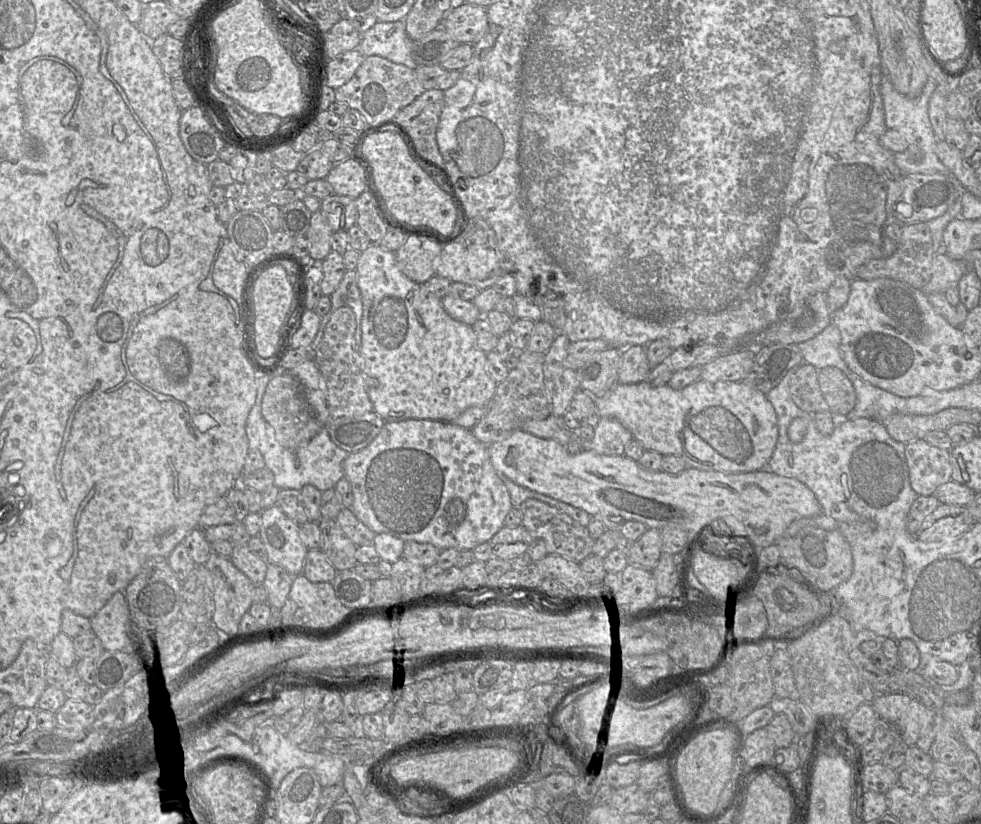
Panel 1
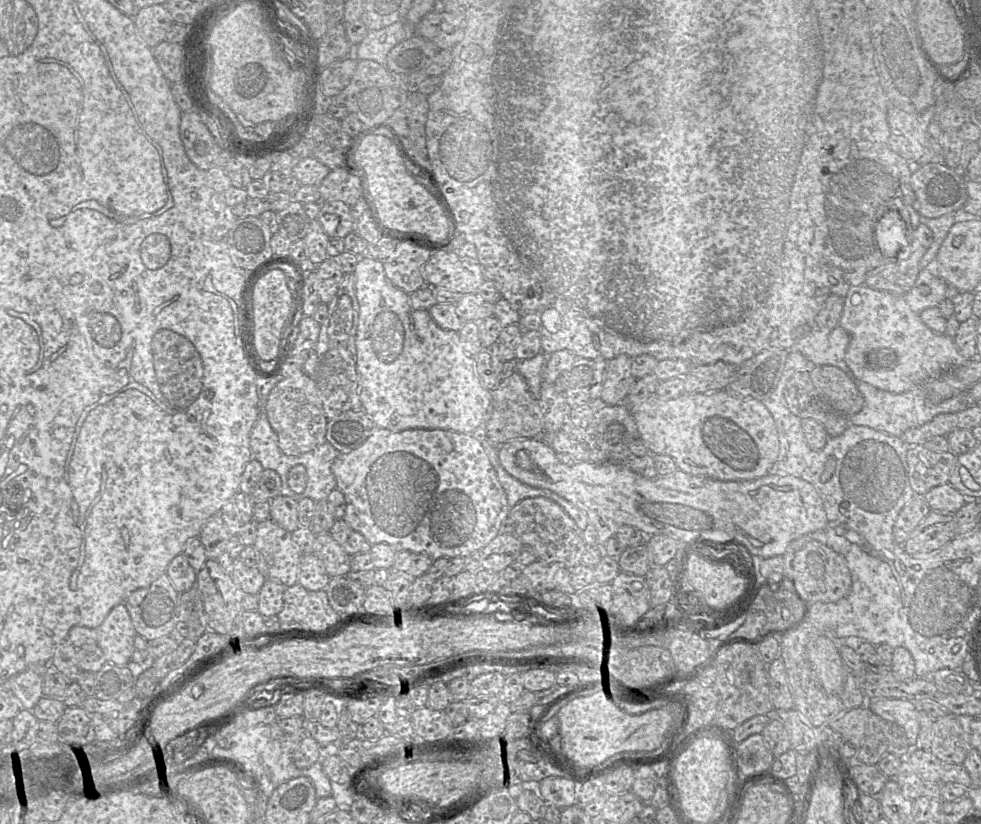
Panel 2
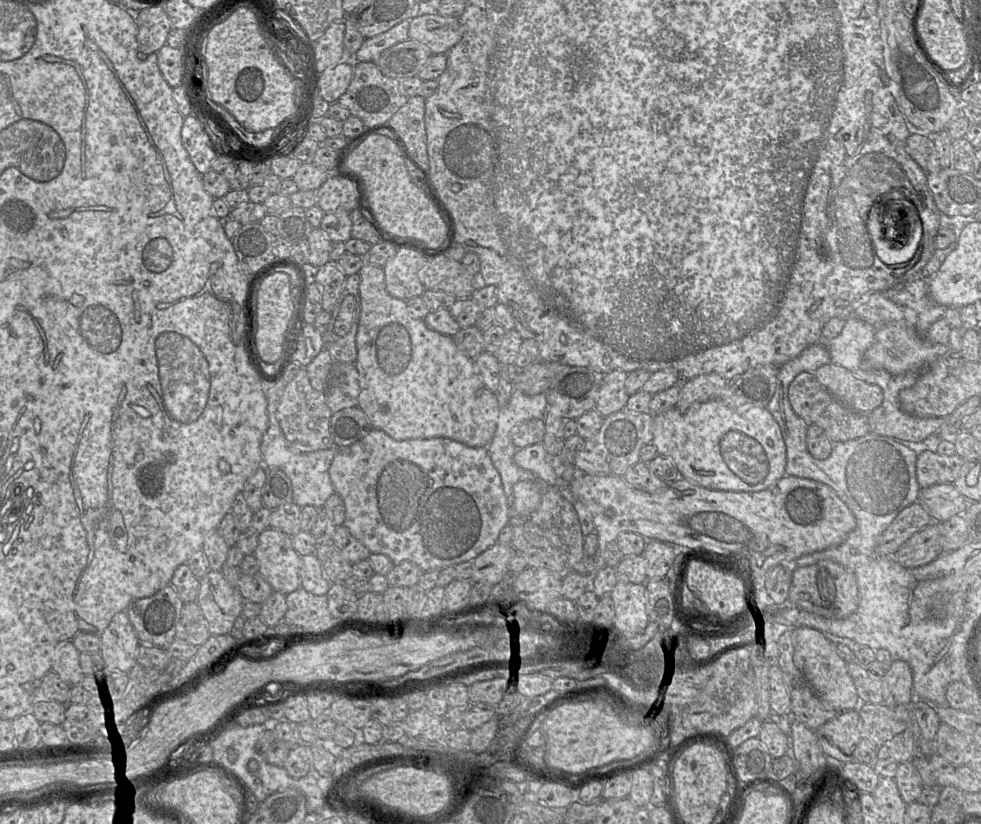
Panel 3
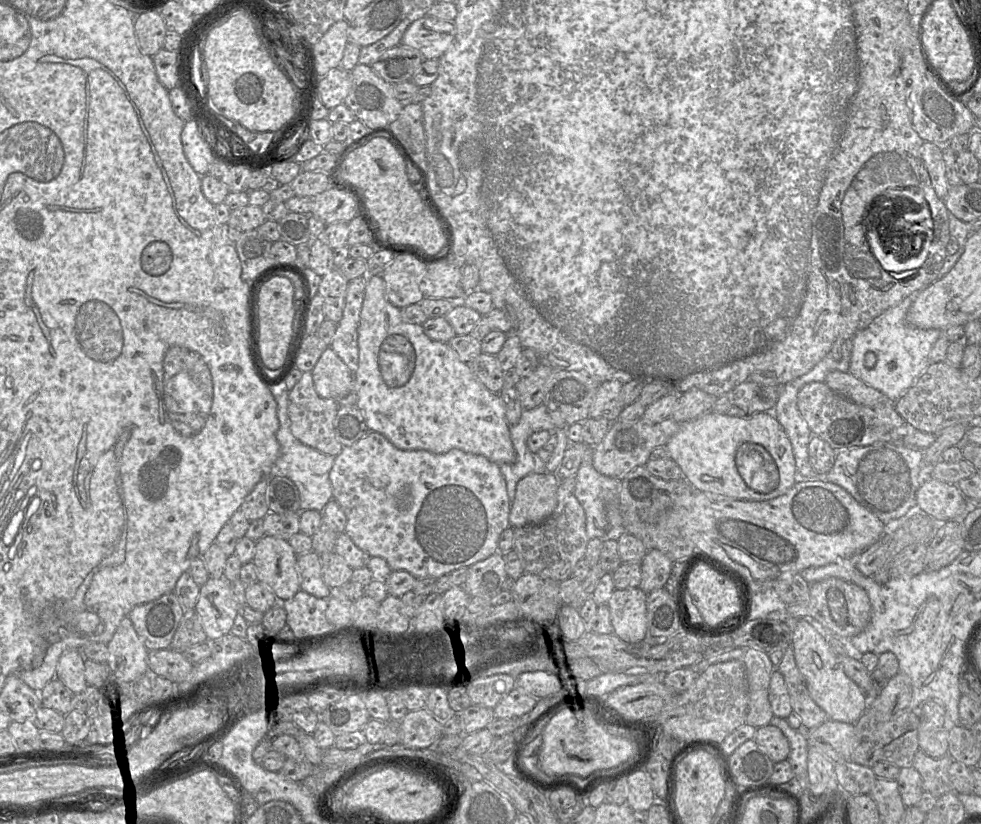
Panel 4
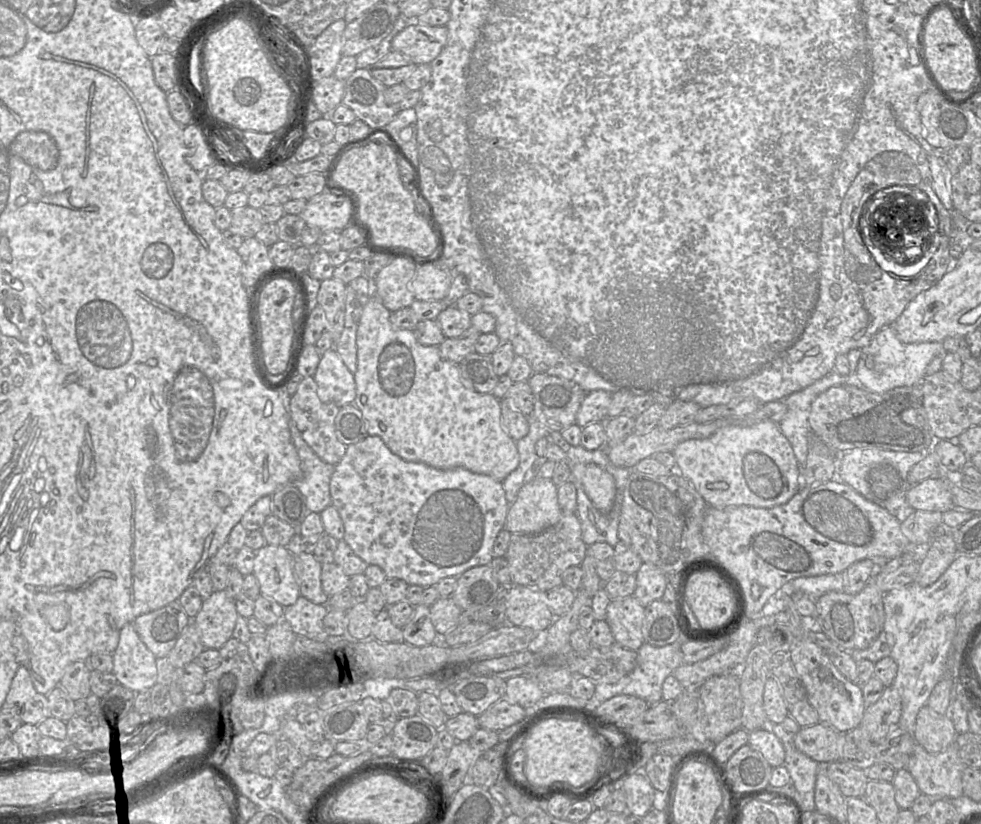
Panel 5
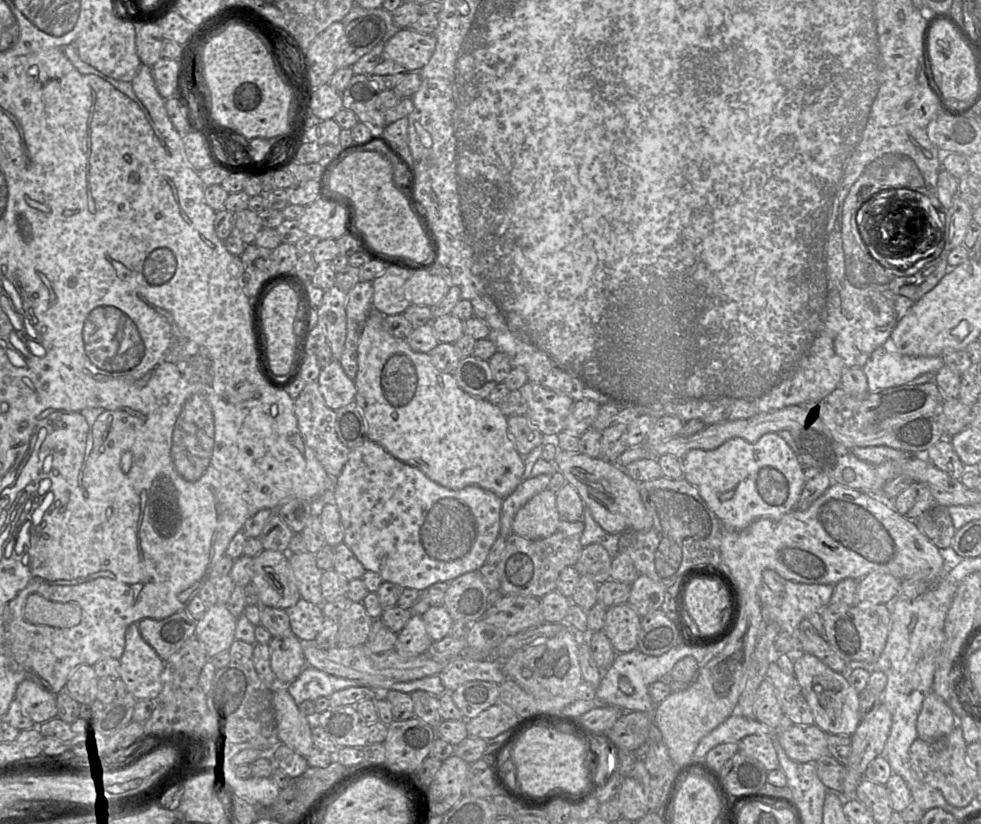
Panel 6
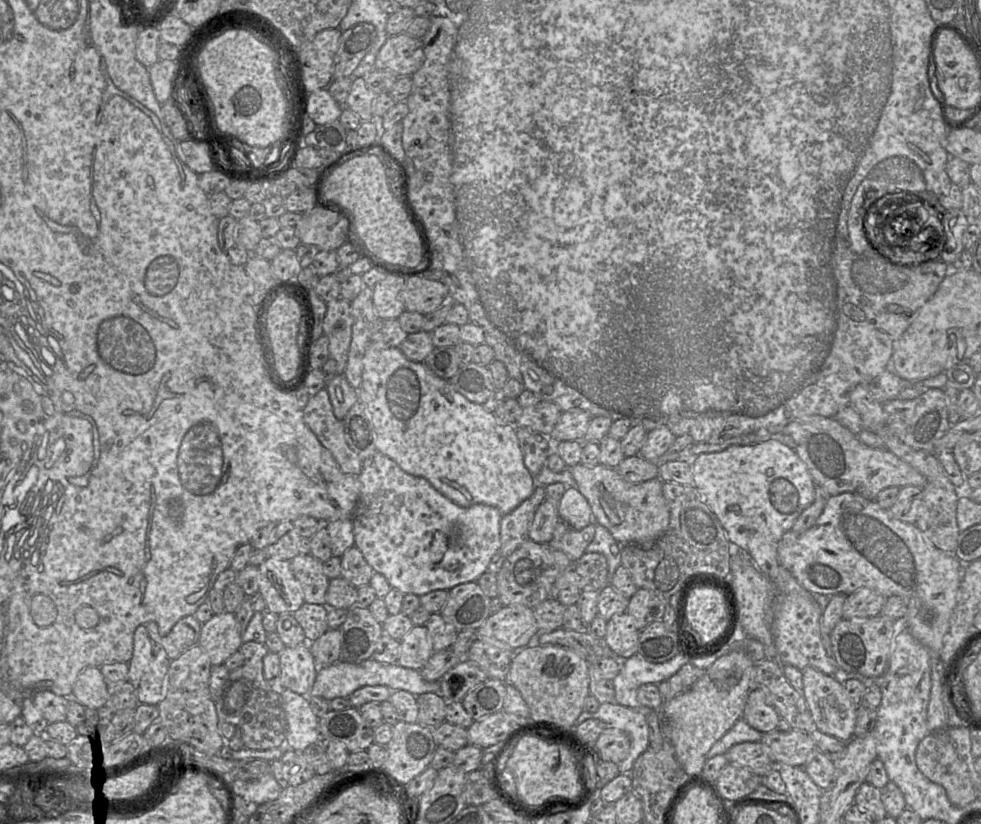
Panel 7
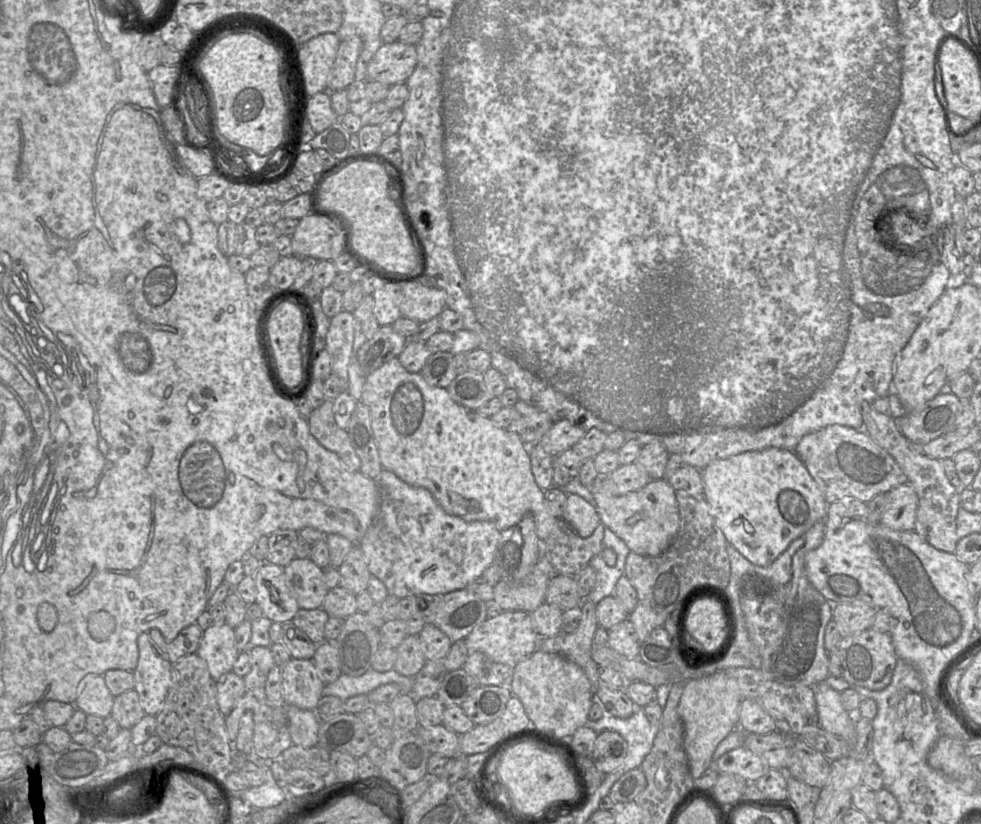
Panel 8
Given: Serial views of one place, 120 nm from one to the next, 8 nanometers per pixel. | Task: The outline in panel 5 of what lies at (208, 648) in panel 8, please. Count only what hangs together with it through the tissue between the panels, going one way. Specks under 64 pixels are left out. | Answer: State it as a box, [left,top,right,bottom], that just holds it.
[193,590,238,649]

